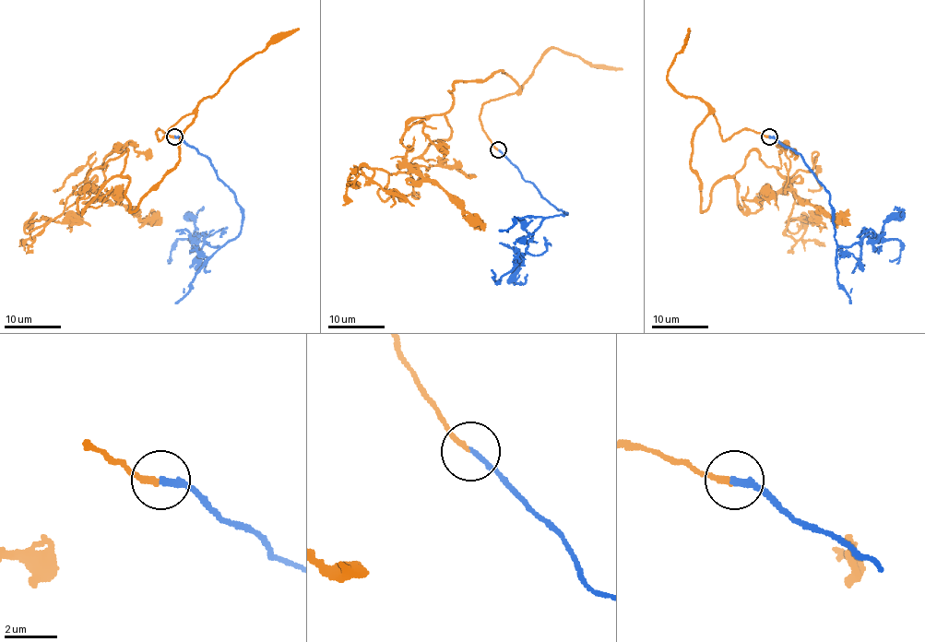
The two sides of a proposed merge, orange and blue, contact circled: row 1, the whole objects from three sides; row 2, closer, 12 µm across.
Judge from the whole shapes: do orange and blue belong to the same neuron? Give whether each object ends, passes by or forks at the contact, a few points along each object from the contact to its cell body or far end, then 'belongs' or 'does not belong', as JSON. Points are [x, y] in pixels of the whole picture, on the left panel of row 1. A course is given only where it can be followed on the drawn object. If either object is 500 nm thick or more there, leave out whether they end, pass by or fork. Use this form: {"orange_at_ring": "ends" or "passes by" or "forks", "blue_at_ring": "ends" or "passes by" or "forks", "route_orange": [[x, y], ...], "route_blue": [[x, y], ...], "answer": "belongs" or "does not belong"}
{"orange_at_ring": "ends", "blue_at_ring": "ends", "route_orange": [[174, 136], [156, 132], [194, 113], [180, 161], [136, 210], [127, 150], [18, 245]], "route_blue": [[174, 136], [209, 160], [234, 195], [243, 224], [222, 245], [211, 245], [203, 234], [178, 239], [167, 261]], "answer": "belongs"}

